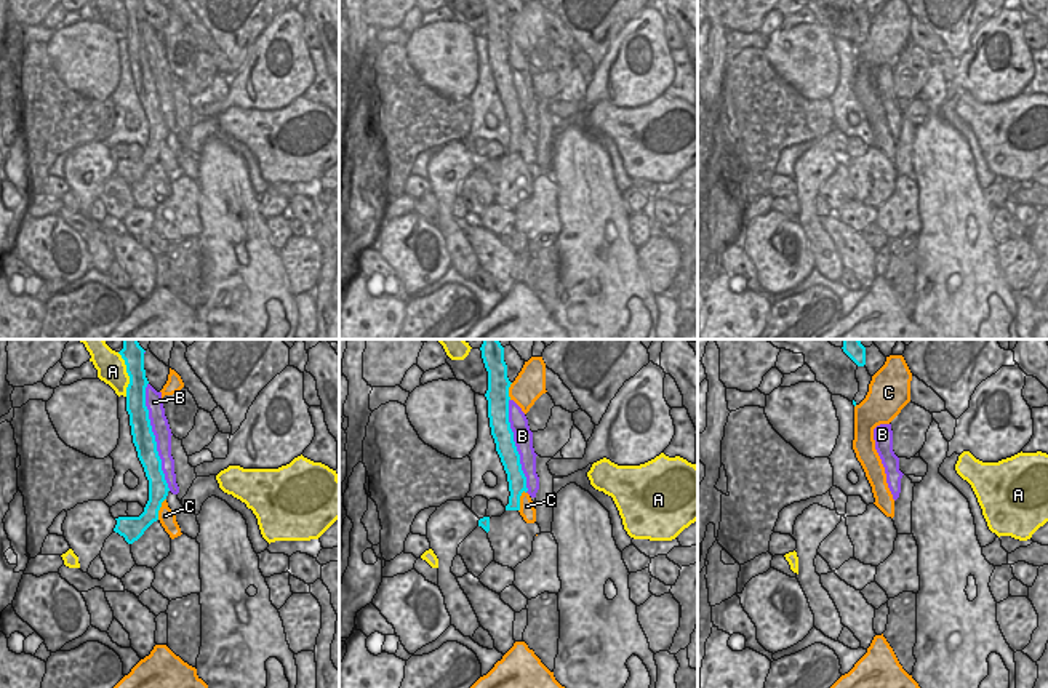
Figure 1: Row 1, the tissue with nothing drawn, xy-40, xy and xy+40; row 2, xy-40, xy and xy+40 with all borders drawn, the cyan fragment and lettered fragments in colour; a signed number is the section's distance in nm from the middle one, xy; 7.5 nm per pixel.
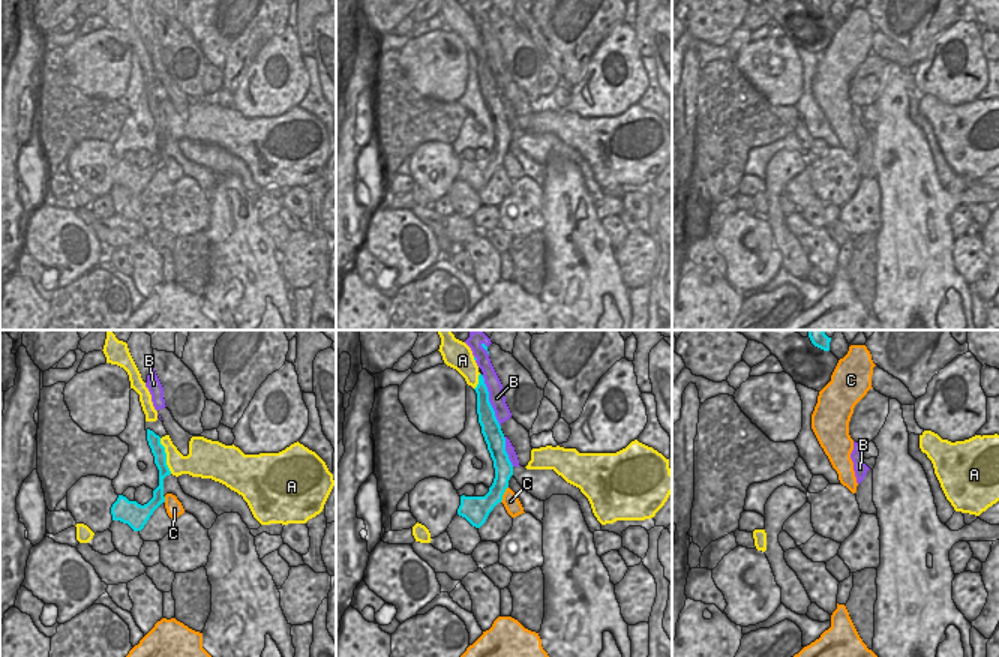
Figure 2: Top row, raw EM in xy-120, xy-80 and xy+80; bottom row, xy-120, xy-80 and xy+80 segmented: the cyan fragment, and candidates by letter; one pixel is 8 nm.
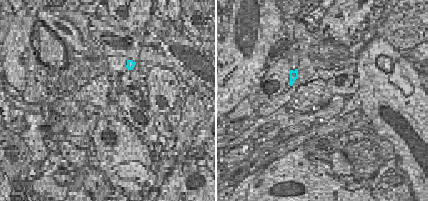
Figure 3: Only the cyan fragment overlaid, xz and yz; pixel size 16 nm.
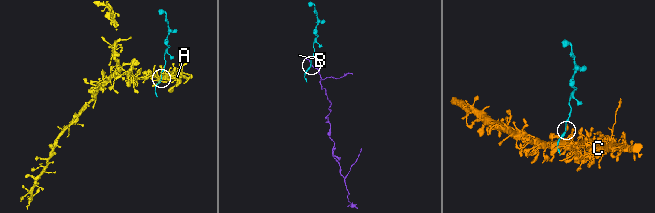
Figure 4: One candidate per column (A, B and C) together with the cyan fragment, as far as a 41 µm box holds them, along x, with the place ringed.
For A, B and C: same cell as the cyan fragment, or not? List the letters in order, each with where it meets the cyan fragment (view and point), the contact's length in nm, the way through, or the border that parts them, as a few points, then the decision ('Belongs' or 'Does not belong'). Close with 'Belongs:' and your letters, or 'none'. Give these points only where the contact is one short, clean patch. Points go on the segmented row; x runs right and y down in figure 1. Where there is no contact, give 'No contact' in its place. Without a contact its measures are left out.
A: Touches cyan at xy-40 (128, 375). Shared border 340 nm. Does not belong
B: Touches cyan at xy-40 (154, 437). Shared border 850 nm. Does not belong
C: Touches cyan at xy (519, 501). Shared border 170 nm. Does not belong
Belongs: none

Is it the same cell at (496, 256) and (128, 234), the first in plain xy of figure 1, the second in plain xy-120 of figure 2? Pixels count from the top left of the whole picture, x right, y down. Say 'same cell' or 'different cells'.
different cells

